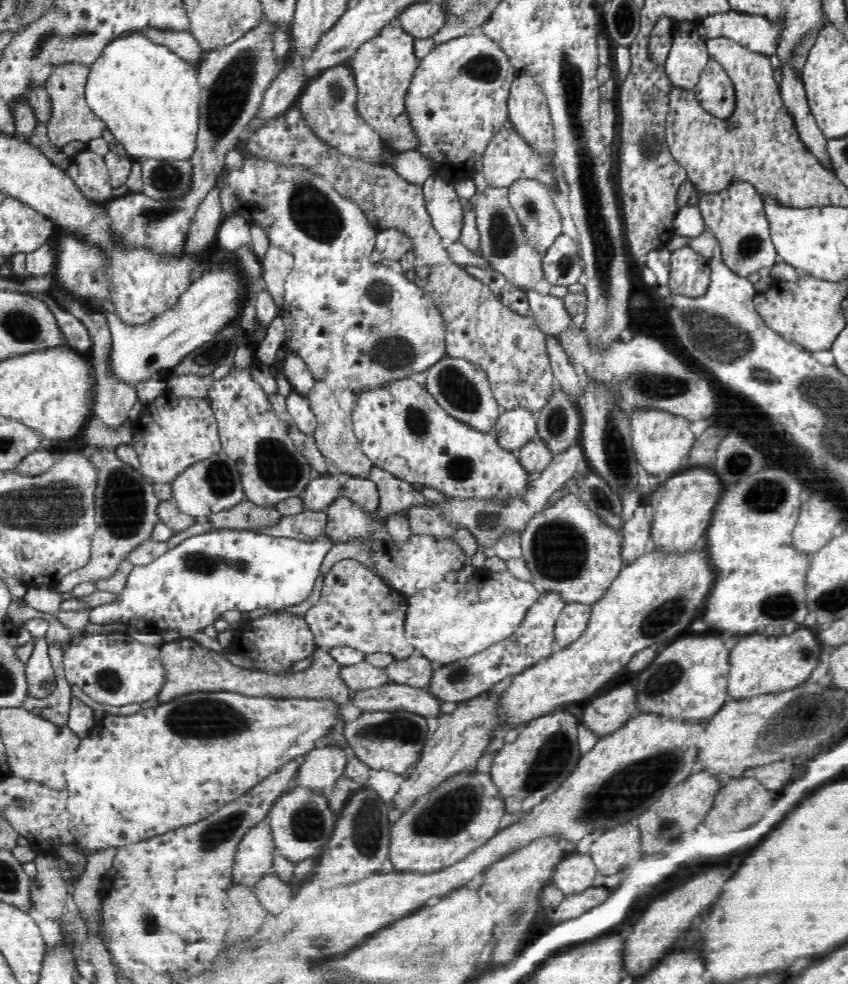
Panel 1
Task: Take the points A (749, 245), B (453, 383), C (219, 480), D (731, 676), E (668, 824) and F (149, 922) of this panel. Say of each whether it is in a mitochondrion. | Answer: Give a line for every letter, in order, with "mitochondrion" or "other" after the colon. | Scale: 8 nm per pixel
A: mitochondrion
B: mitochondrion
C: mitochondrion
D: other
E: mitochondrion
F: mitochondrion

